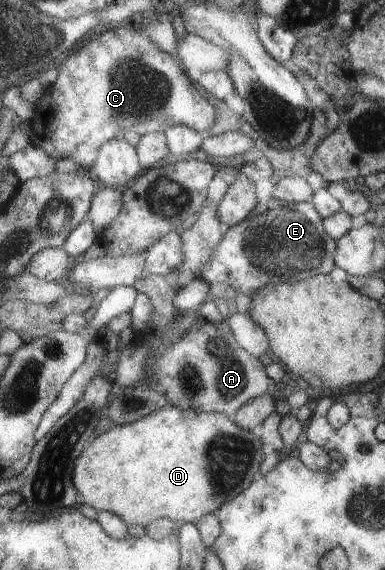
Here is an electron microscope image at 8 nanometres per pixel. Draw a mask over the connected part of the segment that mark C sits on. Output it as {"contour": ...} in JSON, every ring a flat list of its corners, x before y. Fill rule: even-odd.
{"contour":[[134,19,117,27,103,27,91,38,85,48,71,54,58,70,57,80,45,90,36,102,32,142,54,159,70,158,86,170,95,164,102,146,117,138,121,131,135,131,141,136,169,127,185,125,200,132,208,130,215,122,215,106,201,95,201,90,191,84,191,79,171,53,163,52,154,40,147,36]]}

